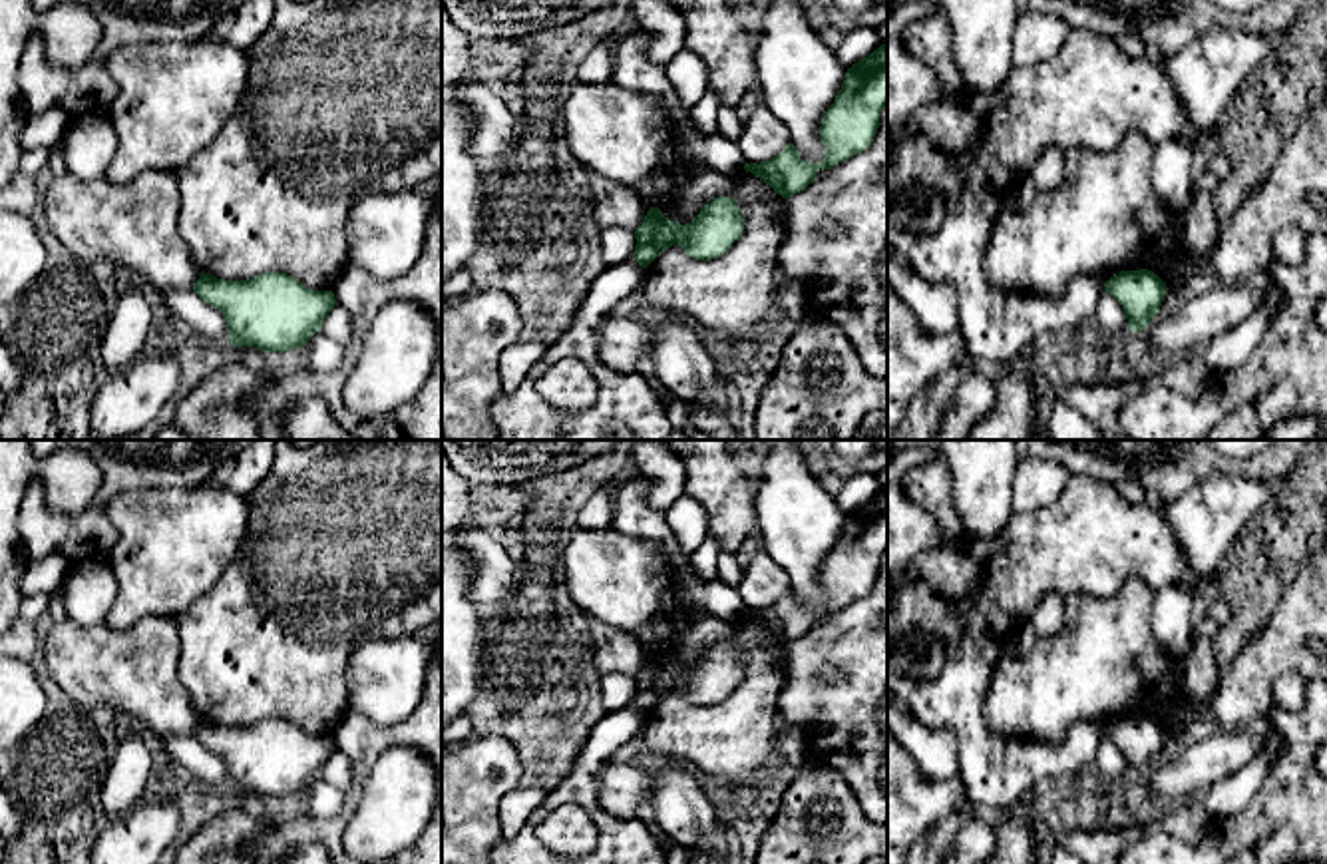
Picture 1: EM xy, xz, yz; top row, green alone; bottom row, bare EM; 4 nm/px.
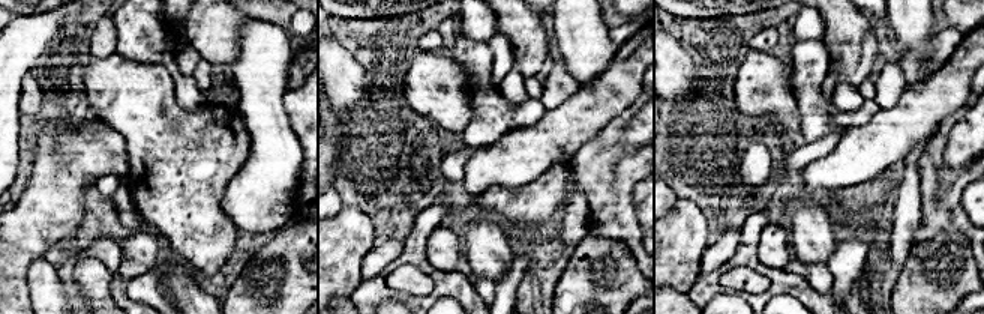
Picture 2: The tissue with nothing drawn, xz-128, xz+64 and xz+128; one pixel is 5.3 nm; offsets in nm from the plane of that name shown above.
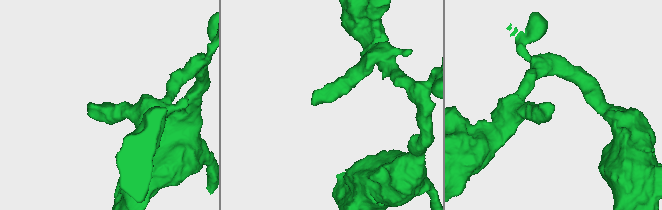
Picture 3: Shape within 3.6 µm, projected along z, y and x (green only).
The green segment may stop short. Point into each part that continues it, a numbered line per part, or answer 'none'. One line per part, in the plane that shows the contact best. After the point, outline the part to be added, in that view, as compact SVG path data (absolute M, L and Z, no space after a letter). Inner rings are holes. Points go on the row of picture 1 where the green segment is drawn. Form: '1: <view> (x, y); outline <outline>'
none

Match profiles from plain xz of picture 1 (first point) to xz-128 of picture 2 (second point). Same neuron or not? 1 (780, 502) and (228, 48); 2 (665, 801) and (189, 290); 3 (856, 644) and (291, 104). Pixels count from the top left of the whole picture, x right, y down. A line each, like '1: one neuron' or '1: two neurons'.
1: two neurons
2: one neuron
3: one neuron

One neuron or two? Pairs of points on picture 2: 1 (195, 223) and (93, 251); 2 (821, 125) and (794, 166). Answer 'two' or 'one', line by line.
1: two
2: two

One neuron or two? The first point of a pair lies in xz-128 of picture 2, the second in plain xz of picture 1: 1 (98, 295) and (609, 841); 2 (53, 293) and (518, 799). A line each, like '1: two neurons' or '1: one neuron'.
1: two neurons
2: one neuron

